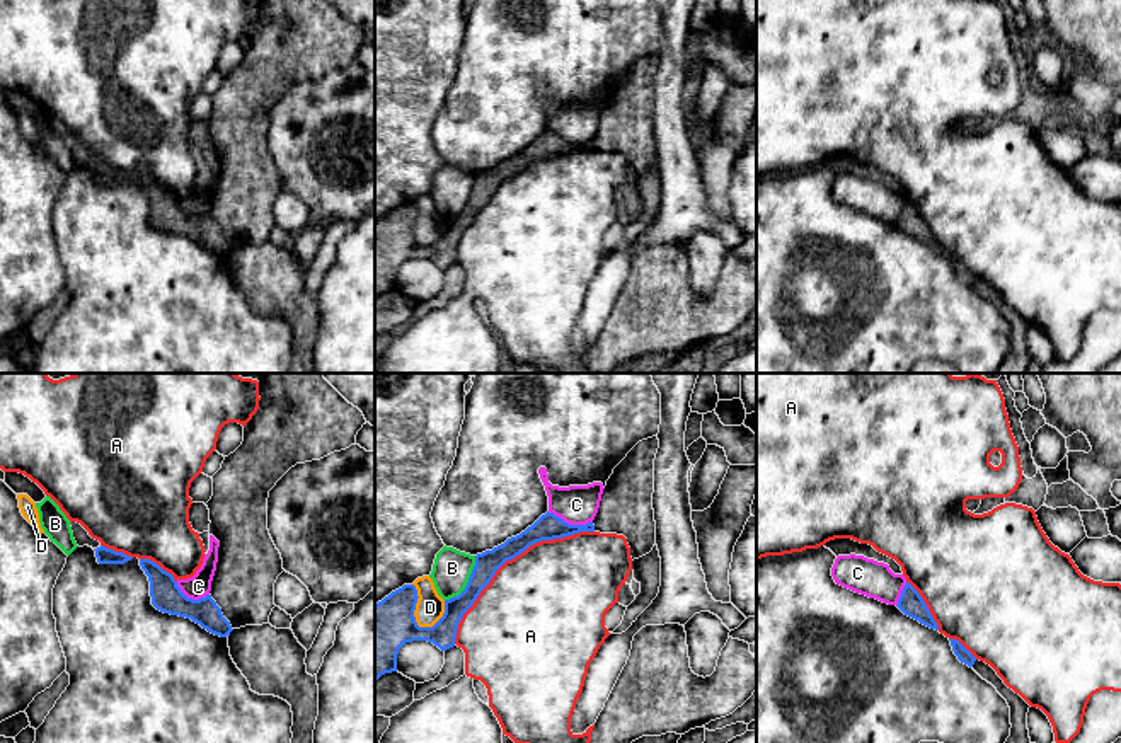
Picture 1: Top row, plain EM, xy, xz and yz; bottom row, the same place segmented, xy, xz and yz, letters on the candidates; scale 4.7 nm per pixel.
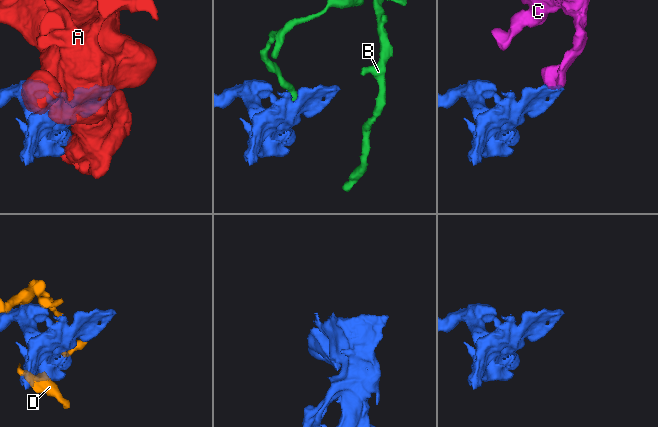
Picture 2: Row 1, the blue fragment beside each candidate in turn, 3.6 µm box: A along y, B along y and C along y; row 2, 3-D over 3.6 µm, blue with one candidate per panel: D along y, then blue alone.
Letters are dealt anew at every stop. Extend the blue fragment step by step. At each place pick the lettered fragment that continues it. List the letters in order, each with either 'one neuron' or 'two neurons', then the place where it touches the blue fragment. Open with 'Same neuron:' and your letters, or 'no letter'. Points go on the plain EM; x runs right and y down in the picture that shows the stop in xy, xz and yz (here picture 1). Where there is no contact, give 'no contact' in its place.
Same neuron: no letter
A: two neurons; meets blue in xz at (508, 178)
B: two neurons; meets blue in xz at (469, 200)
C: two neurons; meets blue in xz at (568, 142)
D: two neurons; meets blue in xz at (414, 227)

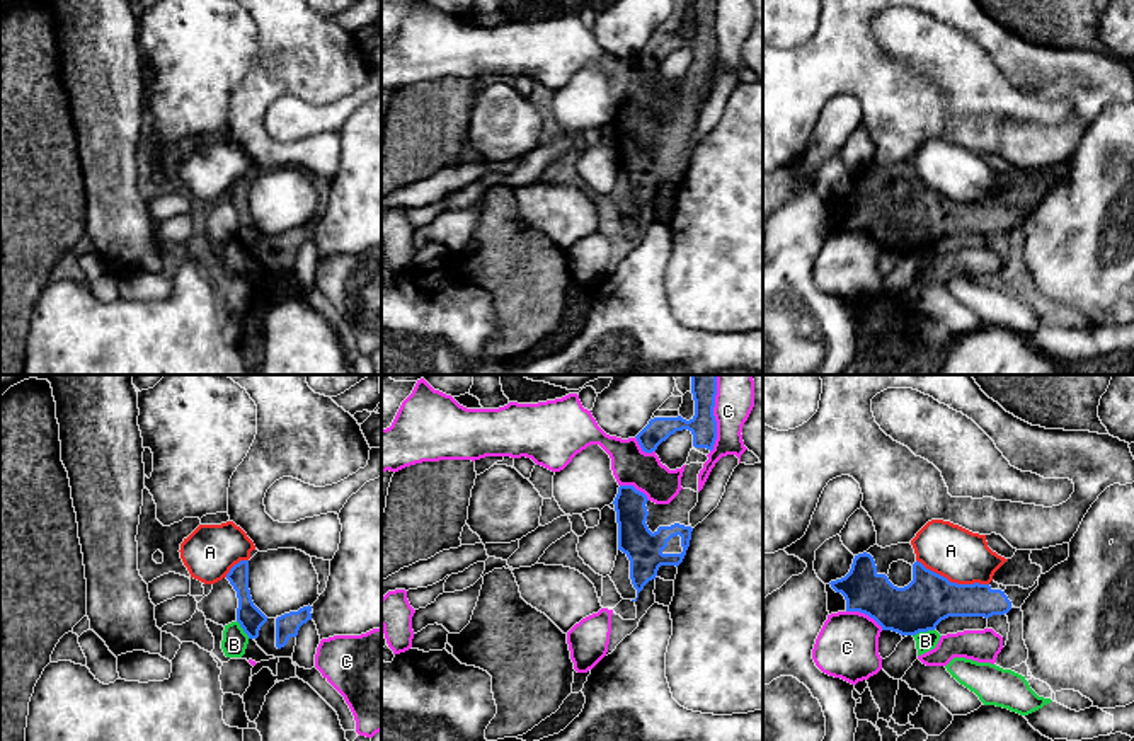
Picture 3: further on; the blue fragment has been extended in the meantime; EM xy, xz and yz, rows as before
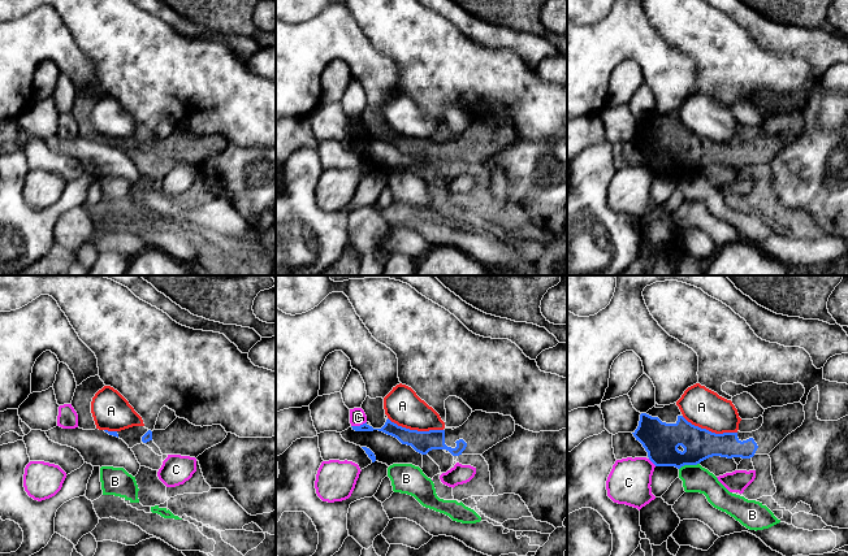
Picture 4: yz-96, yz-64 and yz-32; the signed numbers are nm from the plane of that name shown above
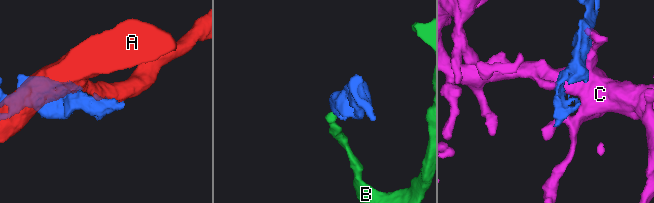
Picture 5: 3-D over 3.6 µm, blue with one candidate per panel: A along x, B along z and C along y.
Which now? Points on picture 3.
Same neuron: no letter
A: two neurons; meets blue in yz at (952, 201)
B: two neurons; meets blue in yz at (923, 249)
C: two neurons; meets blue in xz at (714, 36)

